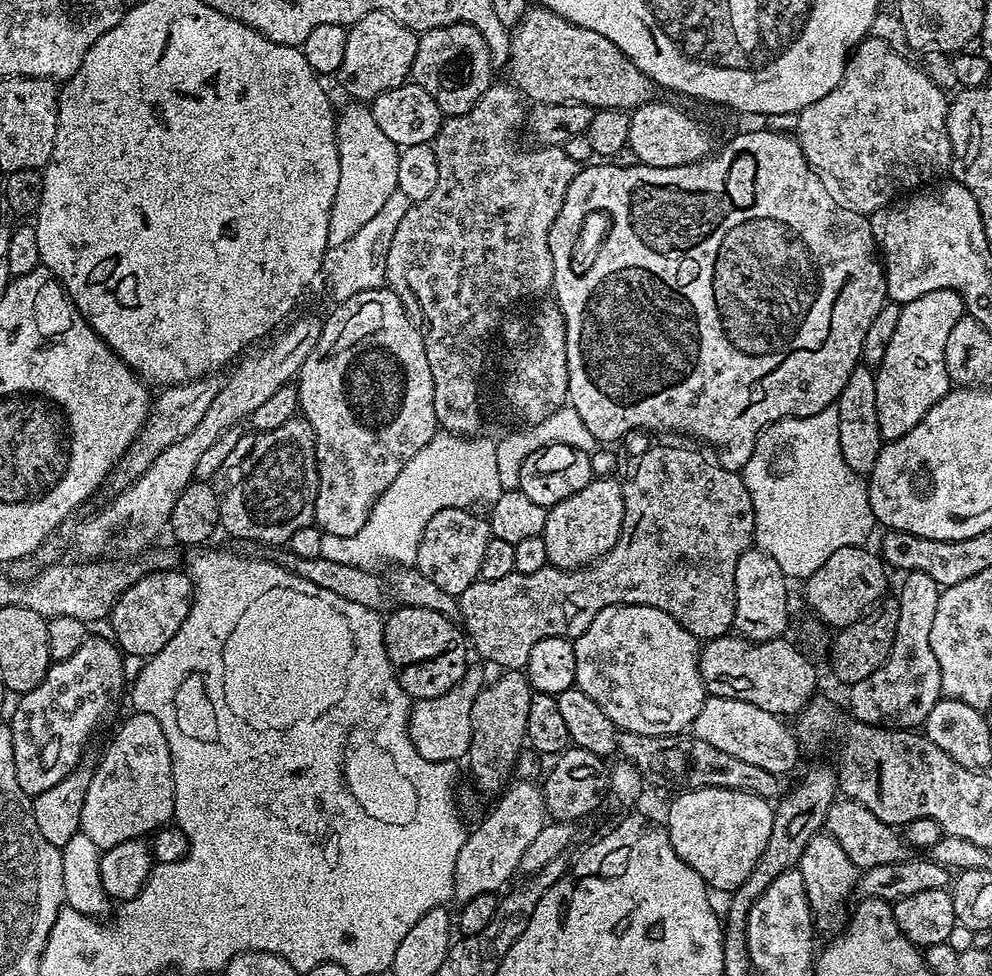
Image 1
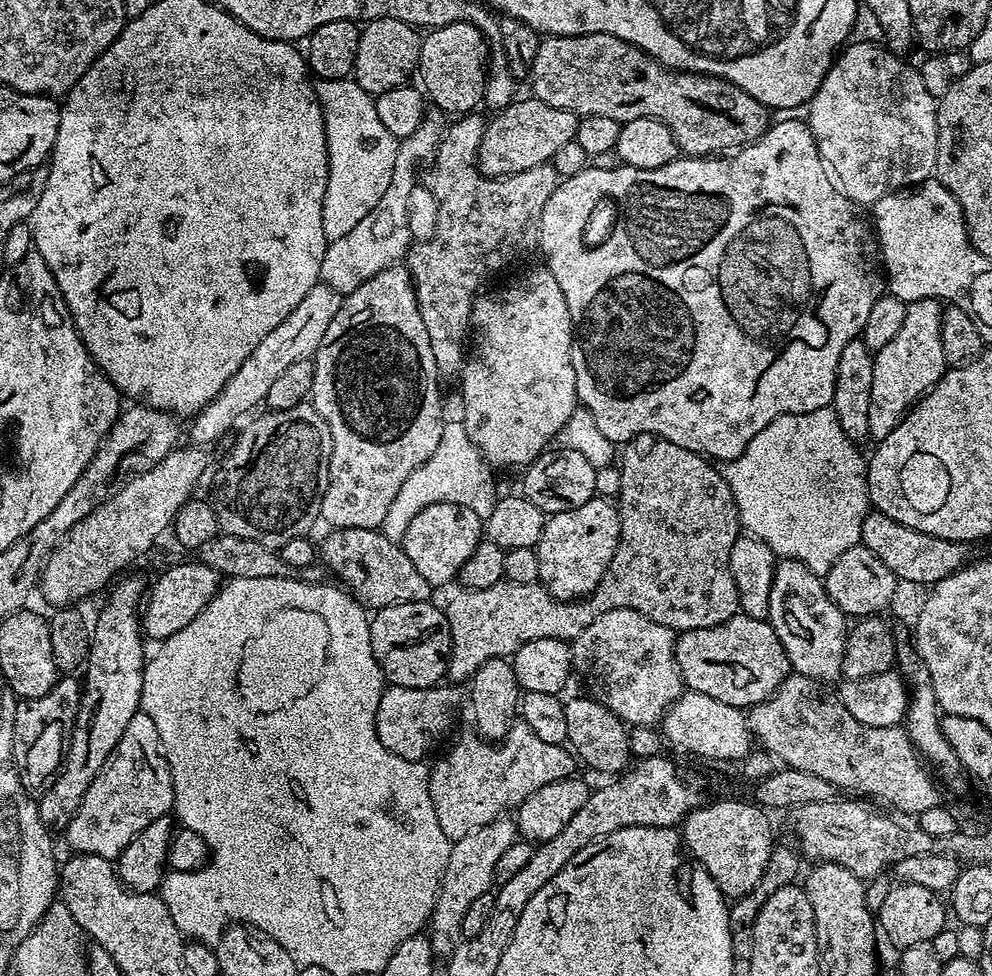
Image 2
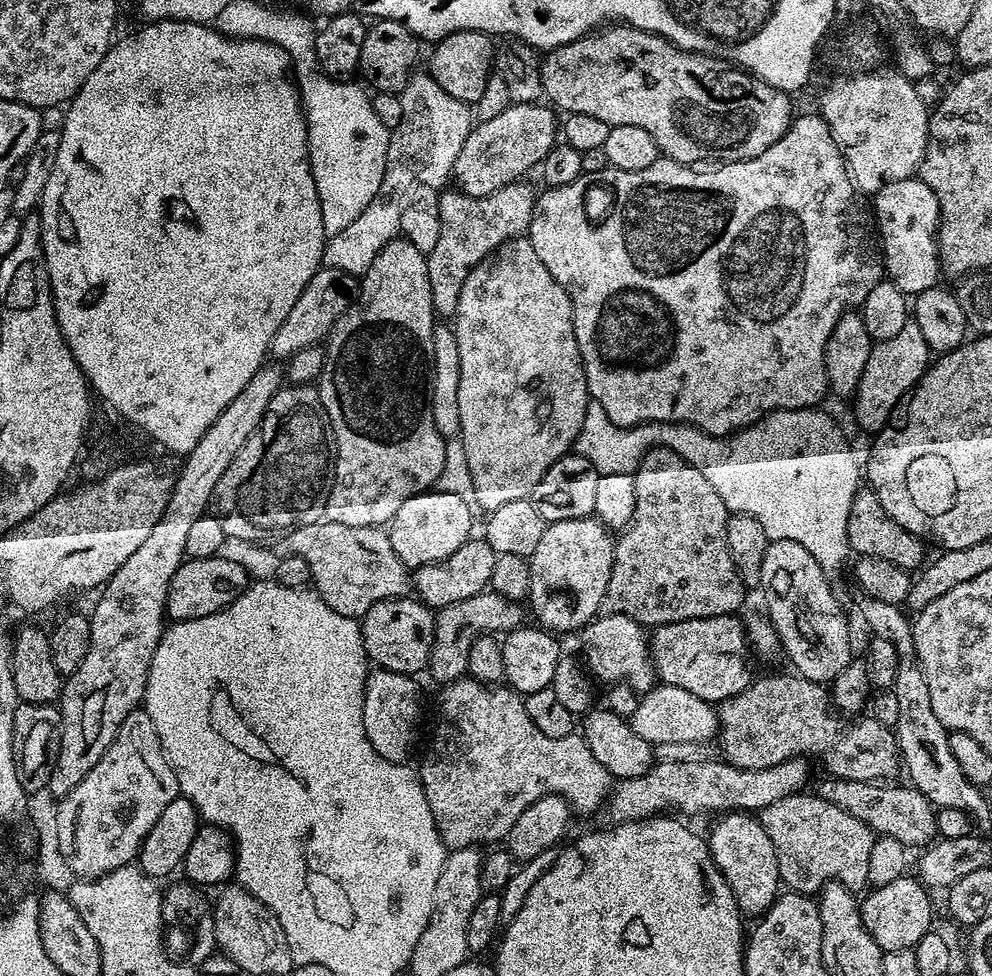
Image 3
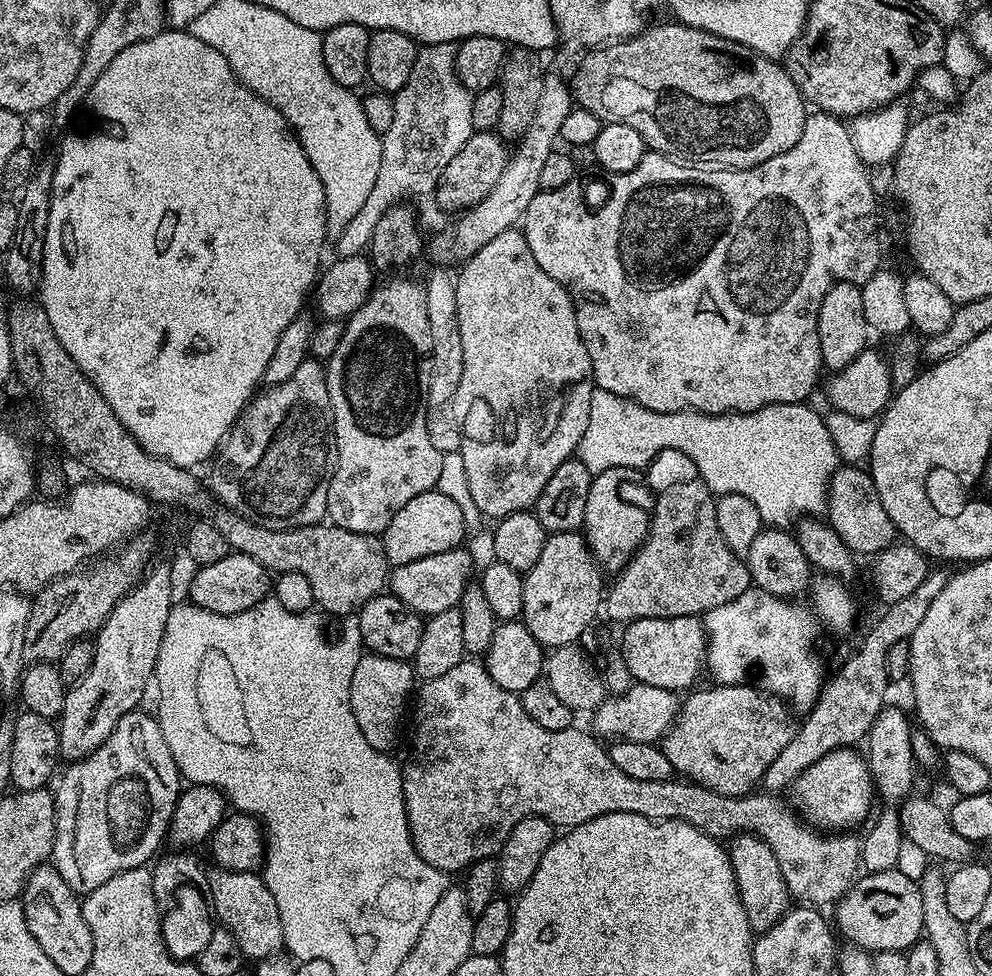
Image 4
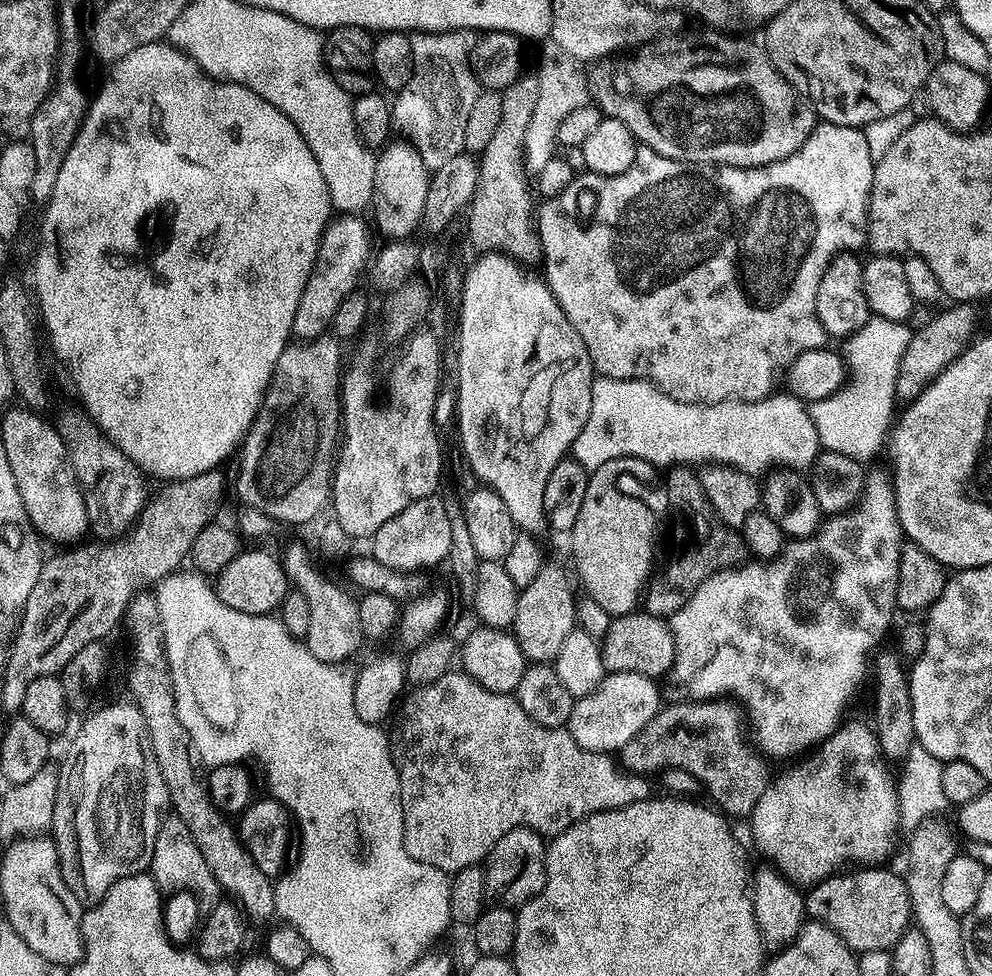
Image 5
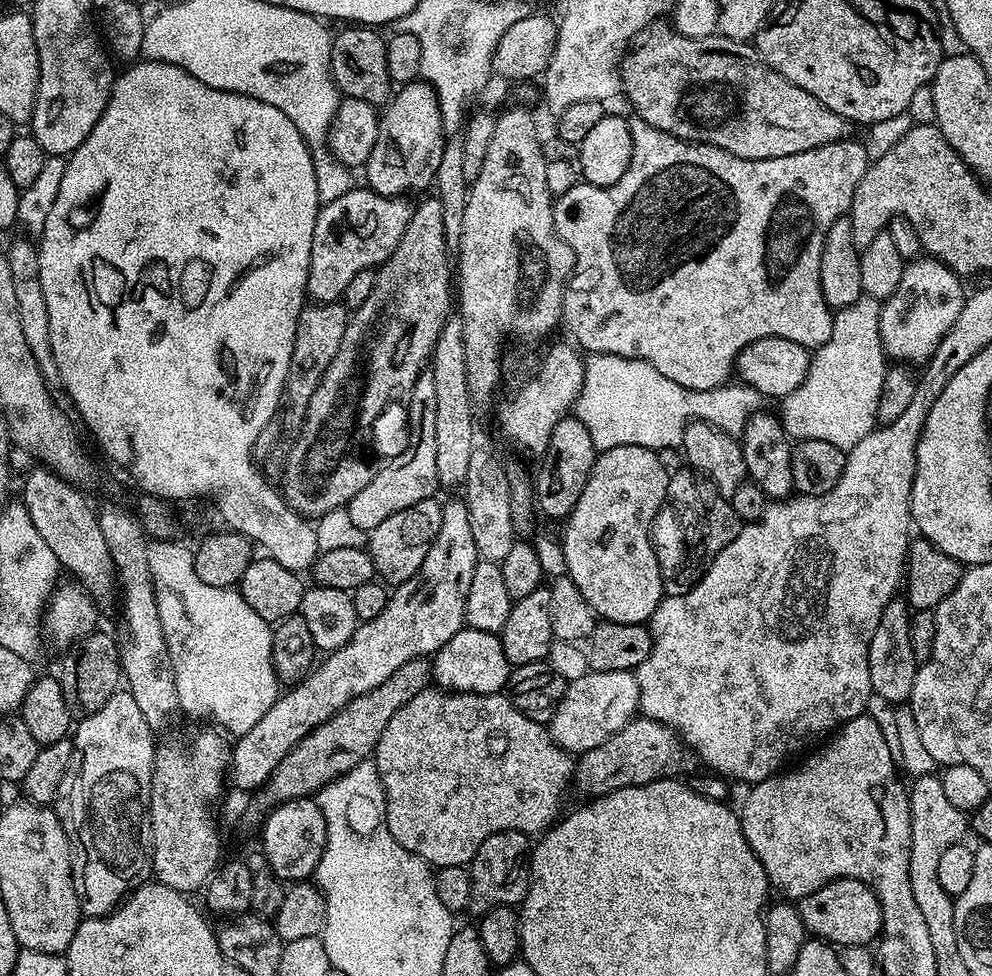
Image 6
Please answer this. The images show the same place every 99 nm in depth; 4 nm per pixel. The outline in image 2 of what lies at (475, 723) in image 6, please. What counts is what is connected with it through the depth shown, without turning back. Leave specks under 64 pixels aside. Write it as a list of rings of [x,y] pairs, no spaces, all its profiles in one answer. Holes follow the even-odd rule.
[[[522,722],[513,723],[499,742],[489,742],[479,734],[471,735],[462,737],[436,765],[433,763],[428,777],[430,798],[434,802],[438,822],[453,842],[507,813],[504,812],[507,808],[519,809],[521,802],[530,798],[534,790],[542,790],[542,786],[550,786],[550,782],[555,780],[569,779],[575,773],[572,771],[578,768],[577,757],[564,744],[542,742],[542,738]],[[837,798],[830,802],[814,802],[795,809],[793,816],[796,817],[792,820],[792,828],[796,831],[797,842],[795,841],[795,843],[798,845],[800,856],[805,861],[812,860],[808,862],[846,866],[846,870],[850,870],[850,874],[854,874],[859,880],[867,882],[876,876],[887,873],[889,869],[898,862],[902,862],[903,859],[933,854],[937,851],[938,842],[919,826],[899,824],[898,821],[891,820],[888,816],[882,816],[870,808],[873,807],[854,798]]]

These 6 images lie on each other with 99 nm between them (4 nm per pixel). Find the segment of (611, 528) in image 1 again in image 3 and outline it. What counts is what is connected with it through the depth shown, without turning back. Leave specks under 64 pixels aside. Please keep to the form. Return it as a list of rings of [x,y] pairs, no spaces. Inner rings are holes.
[[[595,515],[586,518],[570,518],[566,522],[548,524],[530,558],[530,594],[527,603],[532,604],[535,623],[553,633],[572,632],[583,629],[596,619],[604,607],[606,586],[610,586],[610,570],[614,559],[614,536]]]

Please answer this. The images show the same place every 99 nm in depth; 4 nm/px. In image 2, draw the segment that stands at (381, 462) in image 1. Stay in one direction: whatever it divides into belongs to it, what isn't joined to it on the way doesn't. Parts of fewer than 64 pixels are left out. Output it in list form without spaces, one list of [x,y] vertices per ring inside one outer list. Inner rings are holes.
[[[397,262],[382,269],[341,299],[338,314],[334,314],[324,335],[324,343],[316,351],[312,365],[314,366],[314,386],[310,402],[318,410],[318,414],[322,414],[326,426],[330,426],[330,438],[332,439],[328,489],[322,498],[320,520],[328,523],[327,527],[332,530],[338,528],[379,529],[386,518],[386,510],[390,510],[390,502],[394,502],[394,498],[398,495],[402,482],[406,482],[406,478],[410,478],[410,474],[414,474],[414,470],[418,470],[418,466],[425,464],[430,454],[438,450],[438,442],[442,442],[442,430],[446,423],[444,412],[440,409],[442,377],[434,362],[434,350],[430,350],[430,334],[426,334],[426,322],[422,322],[422,314],[418,310],[418,298],[416,288],[412,285],[412,276],[403,263]]]

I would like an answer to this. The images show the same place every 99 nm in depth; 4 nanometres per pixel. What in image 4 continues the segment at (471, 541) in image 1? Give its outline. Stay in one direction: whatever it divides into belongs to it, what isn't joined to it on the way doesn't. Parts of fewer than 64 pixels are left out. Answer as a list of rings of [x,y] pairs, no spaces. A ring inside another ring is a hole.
[[[439,490],[410,498],[410,502],[406,502],[406,506],[402,506],[402,510],[390,518],[390,526],[386,526],[382,533],[386,558],[392,566],[426,558],[426,554],[442,554],[451,548],[459,548],[465,543],[464,536],[464,508],[458,506],[458,502],[454,502],[448,493]]]

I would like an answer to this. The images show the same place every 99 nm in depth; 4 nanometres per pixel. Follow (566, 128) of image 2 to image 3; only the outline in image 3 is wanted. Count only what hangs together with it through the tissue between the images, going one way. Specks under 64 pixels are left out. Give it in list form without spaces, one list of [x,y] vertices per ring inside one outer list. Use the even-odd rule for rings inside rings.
[[[544,102],[511,103],[502,114],[479,121],[462,143],[453,164],[451,179],[456,180],[455,187],[468,196],[485,196],[527,177],[524,175],[539,166],[558,143],[558,116],[556,120],[555,115],[557,113]]]

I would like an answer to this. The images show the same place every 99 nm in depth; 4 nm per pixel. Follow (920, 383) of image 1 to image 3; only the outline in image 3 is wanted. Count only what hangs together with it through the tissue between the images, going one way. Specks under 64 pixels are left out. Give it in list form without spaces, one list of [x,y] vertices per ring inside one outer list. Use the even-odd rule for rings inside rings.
[[[908,319],[906,326],[898,330],[894,338],[886,338],[873,343],[870,359],[866,362],[866,370],[862,374],[859,386],[856,387],[854,403],[856,403],[856,420],[860,428],[869,434],[875,434],[889,427],[892,411],[901,407],[902,401],[911,393],[916,384],[930,367],[930,349],[926,346],[926,338],[922,338],[922,330],[918,330],[916,321]]]

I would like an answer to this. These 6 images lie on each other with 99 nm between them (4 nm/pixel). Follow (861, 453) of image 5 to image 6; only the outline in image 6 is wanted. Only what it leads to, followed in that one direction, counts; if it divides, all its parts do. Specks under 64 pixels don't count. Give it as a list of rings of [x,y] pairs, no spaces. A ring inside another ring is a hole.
[[[861,295],[856,303],[839,309],[833,315],[830,342],[811,353],[802,386],[783,397],[781,404],[784,405],[778,411],[785,433],[793,441],[830,442],[850,450],[877,427],[876,411],[886,371],[880,337],[881,307],[881,301],[873,296]]]

